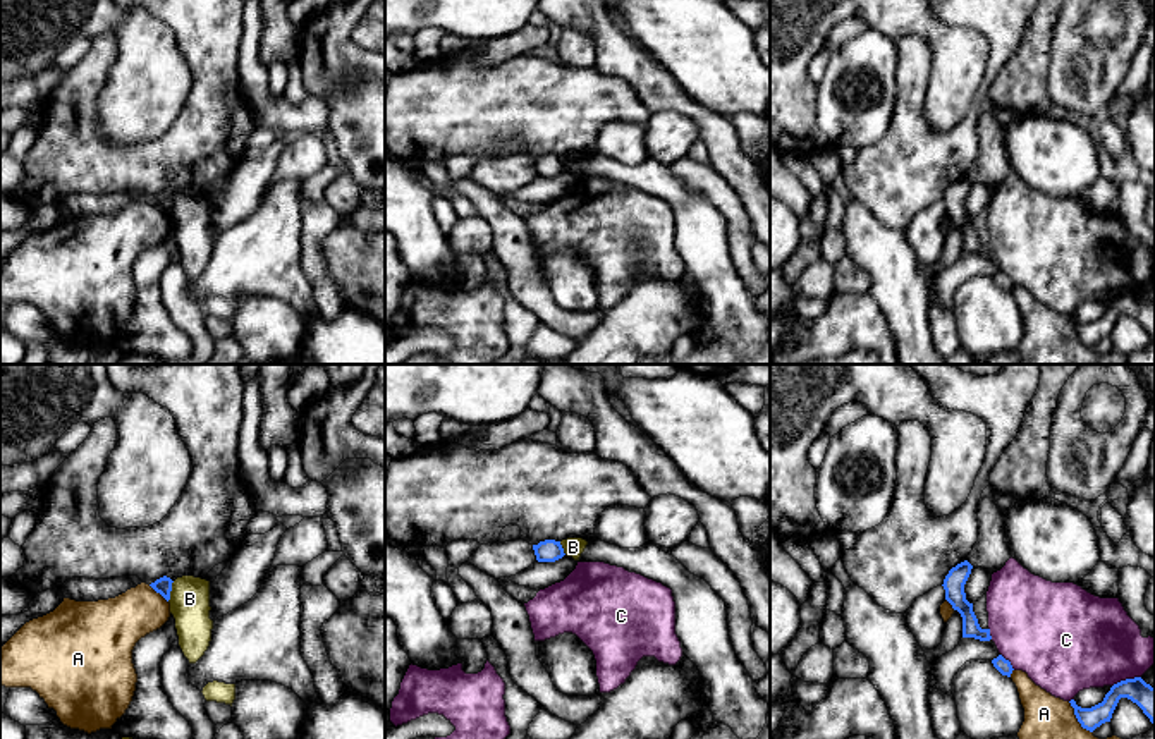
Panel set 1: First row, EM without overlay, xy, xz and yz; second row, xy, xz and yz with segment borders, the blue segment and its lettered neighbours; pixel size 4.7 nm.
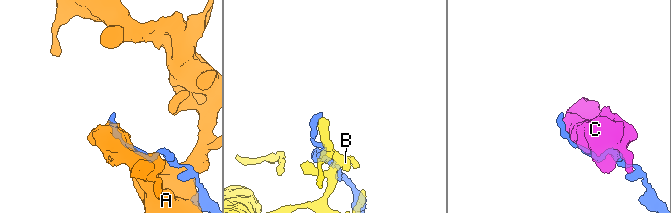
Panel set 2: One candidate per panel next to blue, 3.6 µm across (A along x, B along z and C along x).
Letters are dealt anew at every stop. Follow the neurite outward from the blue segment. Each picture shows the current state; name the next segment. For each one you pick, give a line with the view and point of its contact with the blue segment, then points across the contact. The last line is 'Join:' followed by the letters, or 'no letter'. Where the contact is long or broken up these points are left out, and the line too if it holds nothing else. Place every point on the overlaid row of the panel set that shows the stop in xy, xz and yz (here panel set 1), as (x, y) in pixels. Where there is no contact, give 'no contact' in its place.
Join: no letter

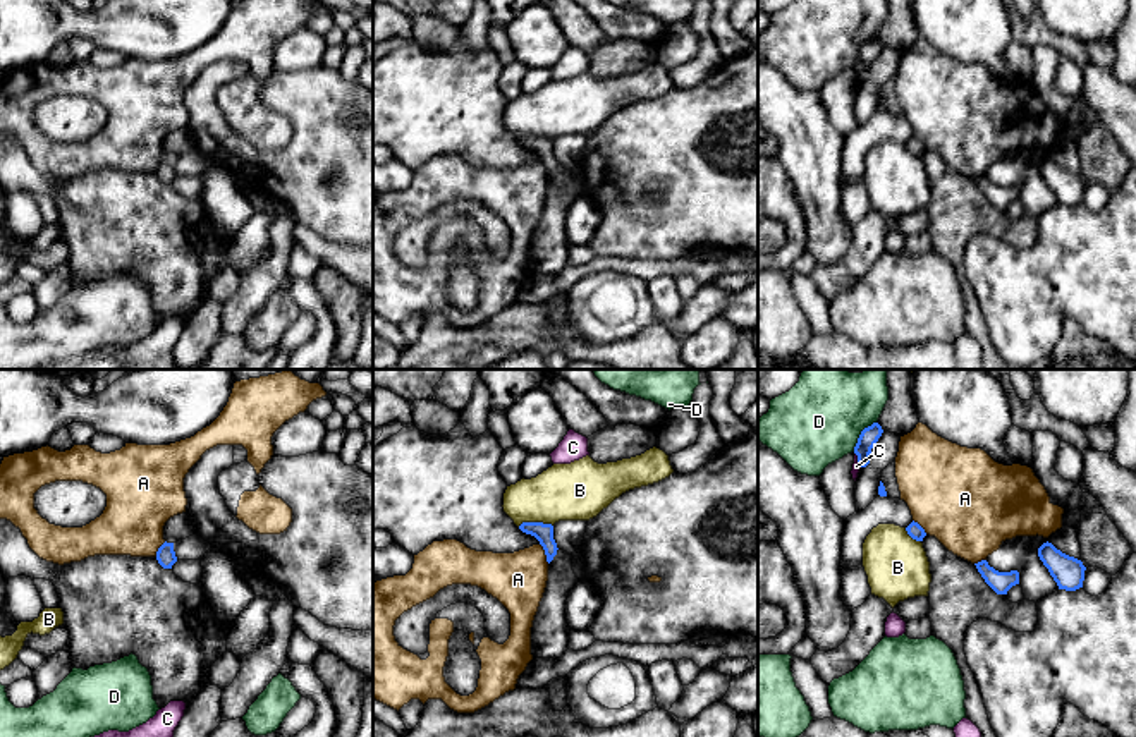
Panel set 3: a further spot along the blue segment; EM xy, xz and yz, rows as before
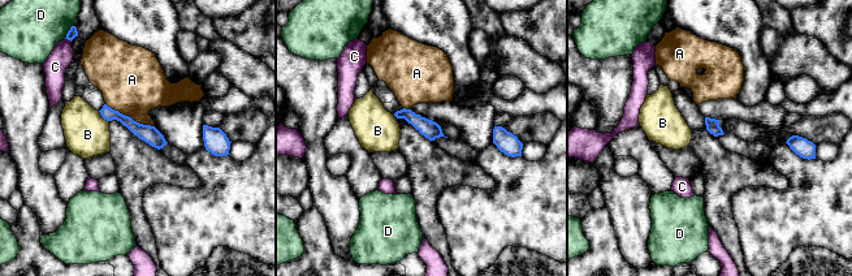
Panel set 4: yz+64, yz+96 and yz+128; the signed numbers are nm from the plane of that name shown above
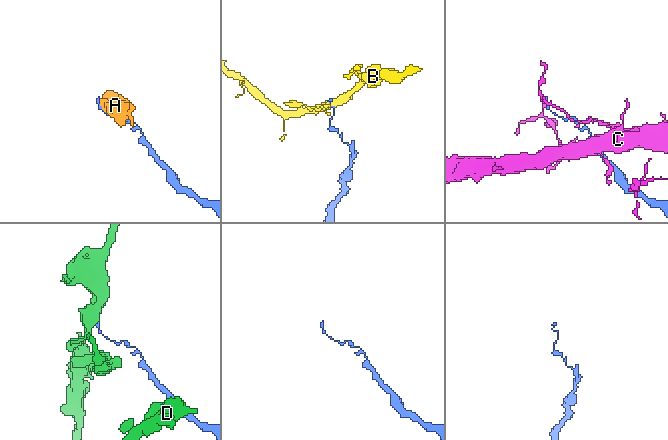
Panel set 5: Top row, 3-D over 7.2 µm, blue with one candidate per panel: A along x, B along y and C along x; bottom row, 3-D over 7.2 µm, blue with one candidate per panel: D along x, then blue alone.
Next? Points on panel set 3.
Join: no letter

